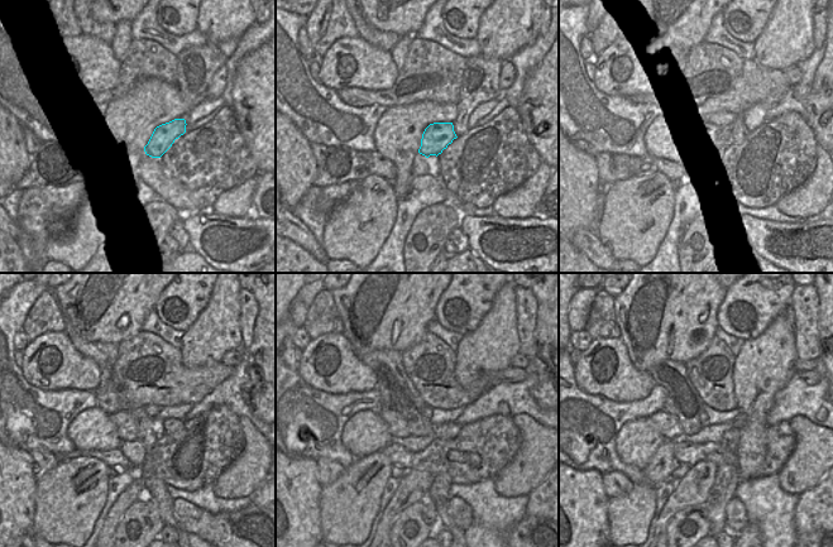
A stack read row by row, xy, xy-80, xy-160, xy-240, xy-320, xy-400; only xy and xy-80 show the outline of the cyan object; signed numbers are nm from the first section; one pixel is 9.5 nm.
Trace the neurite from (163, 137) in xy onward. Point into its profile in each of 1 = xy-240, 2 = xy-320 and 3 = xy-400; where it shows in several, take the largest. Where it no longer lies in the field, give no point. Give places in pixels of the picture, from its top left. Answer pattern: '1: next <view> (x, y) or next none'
1: next xy-240 (128, 426)
2: next xy-320 (398, 427)
3: next xy-400 (669, 426)

